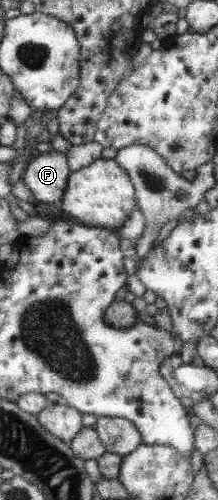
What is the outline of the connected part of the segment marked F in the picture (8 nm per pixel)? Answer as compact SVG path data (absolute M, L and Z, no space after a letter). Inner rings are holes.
M52 149L28 160L22 181L30 188L34 199L56 203L63 201L72 173L67 155Z

